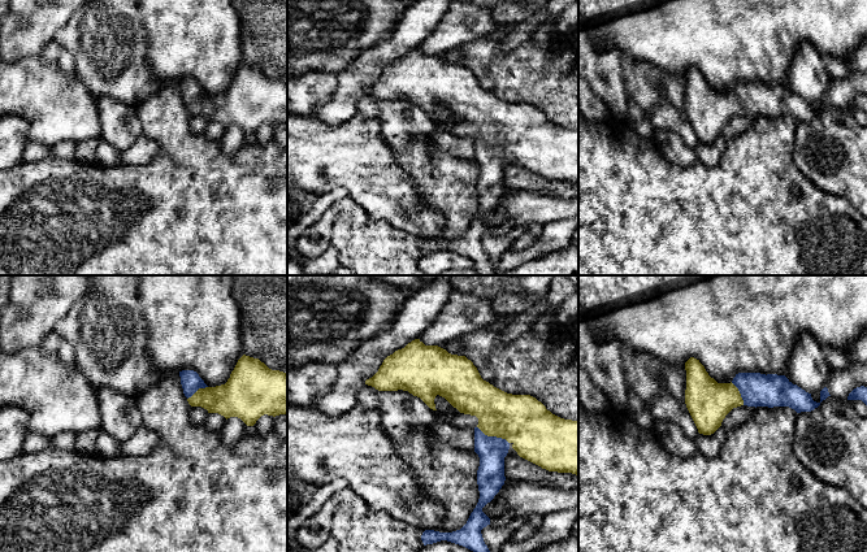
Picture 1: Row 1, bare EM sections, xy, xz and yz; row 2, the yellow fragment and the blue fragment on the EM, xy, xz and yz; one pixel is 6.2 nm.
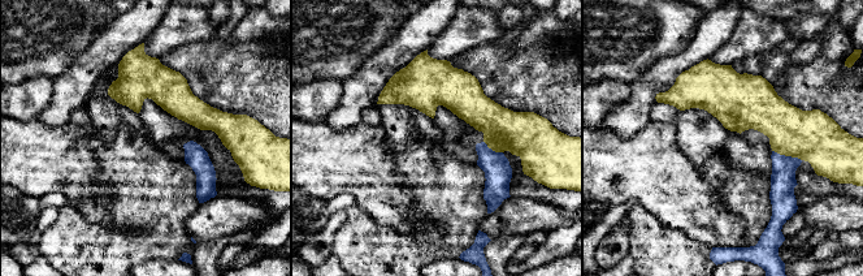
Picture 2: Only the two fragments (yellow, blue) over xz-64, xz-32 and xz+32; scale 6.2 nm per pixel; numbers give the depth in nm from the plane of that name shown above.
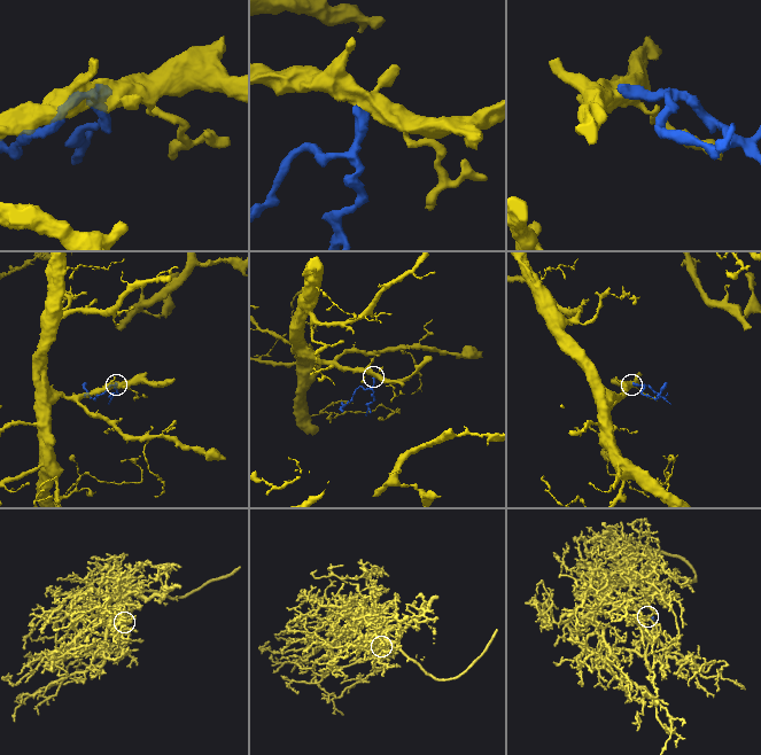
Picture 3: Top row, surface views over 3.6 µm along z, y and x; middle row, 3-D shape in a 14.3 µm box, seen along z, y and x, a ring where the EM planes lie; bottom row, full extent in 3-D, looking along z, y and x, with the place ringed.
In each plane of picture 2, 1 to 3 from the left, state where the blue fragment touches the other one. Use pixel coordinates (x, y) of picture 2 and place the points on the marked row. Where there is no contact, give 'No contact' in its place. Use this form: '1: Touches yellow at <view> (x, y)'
1: No contact
2: Touches yellow at xz-32 (493, 150)
3: Touches yellow at xz+32 (786, 155)

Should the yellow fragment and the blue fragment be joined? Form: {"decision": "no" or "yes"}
{"decision": "yes"}

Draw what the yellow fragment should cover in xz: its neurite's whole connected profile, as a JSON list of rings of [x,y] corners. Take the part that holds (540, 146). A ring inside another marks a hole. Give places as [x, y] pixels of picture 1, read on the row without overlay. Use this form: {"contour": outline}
{"contour": [[[415,48],[387,65],[365,94],[378,100],[408,100],[433,119],[437,119],[434,108],[439,104],[460,122],[478,127],[478,134],[474,136],[474,161],[480,166],[478,212],[460,239],[452,242],[425,239],[421,244],[424,255],[447,249],[471,258],[477,275],[497,275],[481,243],[481,239],[490,234],[490,227],[482,217],[504,194],[504,166],[511,156],[520,166],[542,178],[578,184],[578,131],[552,123],[530,104],[512,104],[494,96],[481,87],[477,77],[465,65],[451,64],[438,55],[425,55],[420,48]]]}

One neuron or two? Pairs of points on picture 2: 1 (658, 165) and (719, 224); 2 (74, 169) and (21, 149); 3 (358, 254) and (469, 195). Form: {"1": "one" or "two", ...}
{"1": "one", "2": "one", "3": "one"}

